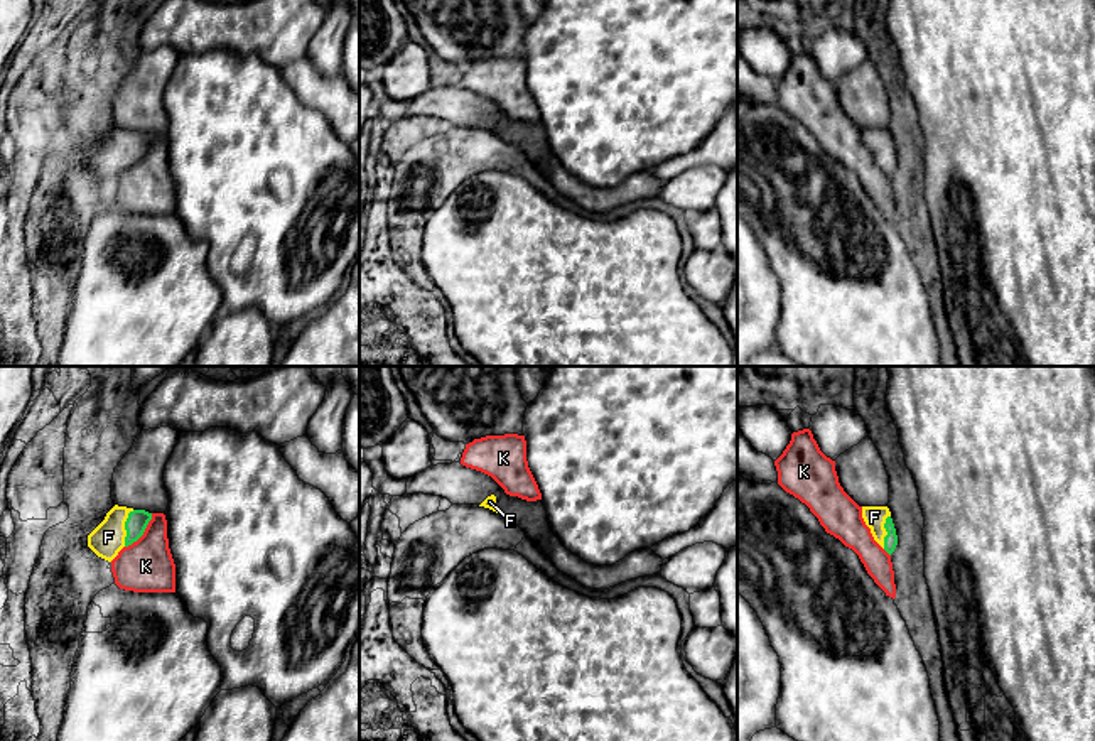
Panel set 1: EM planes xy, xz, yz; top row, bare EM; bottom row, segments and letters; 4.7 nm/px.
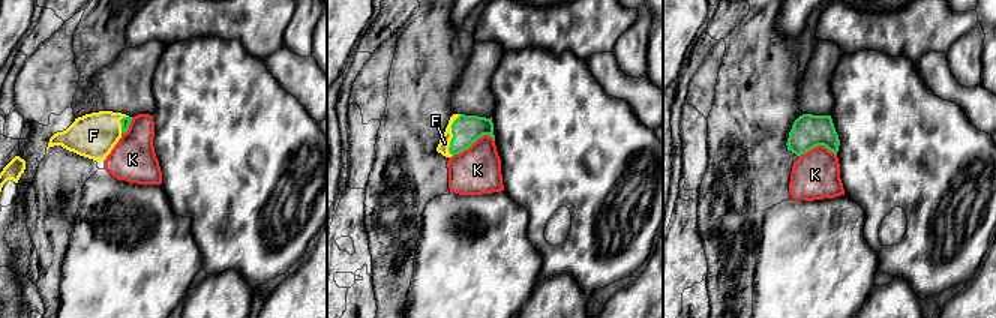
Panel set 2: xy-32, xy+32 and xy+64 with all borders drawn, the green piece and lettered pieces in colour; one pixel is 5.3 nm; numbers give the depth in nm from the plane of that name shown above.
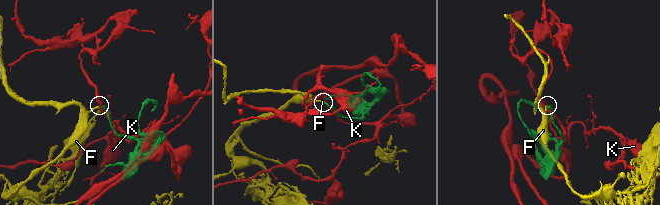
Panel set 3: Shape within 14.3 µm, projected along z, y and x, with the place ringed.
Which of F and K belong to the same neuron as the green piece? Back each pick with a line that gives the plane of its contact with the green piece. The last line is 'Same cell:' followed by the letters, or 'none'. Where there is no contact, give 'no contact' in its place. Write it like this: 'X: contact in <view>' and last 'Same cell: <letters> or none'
F: contact in xy
Same cell: F

